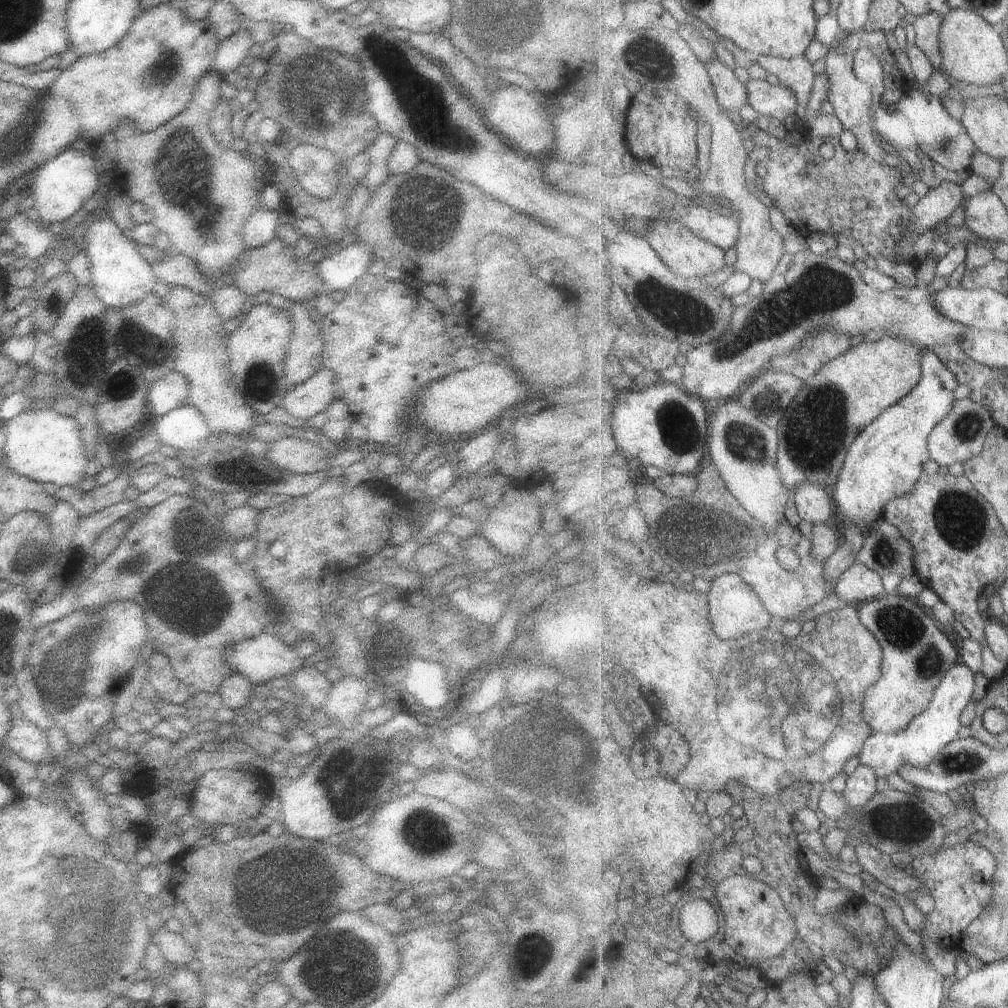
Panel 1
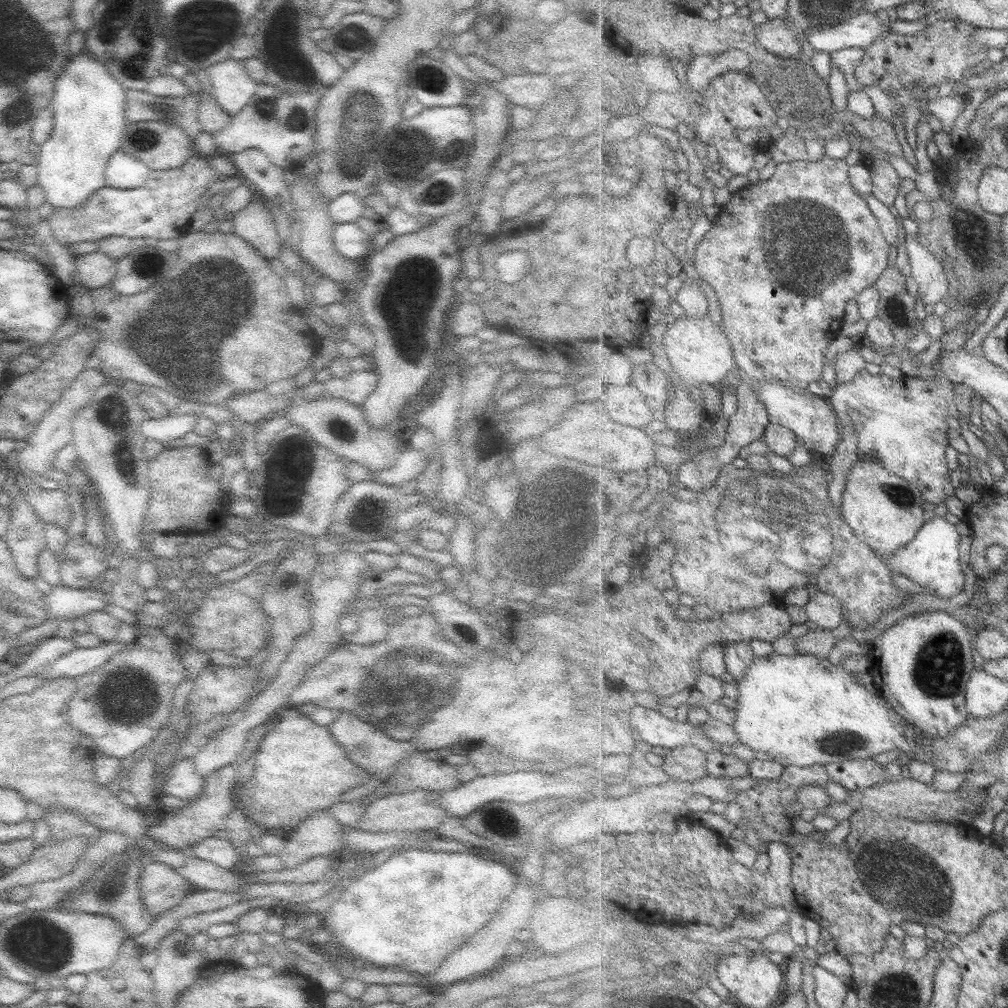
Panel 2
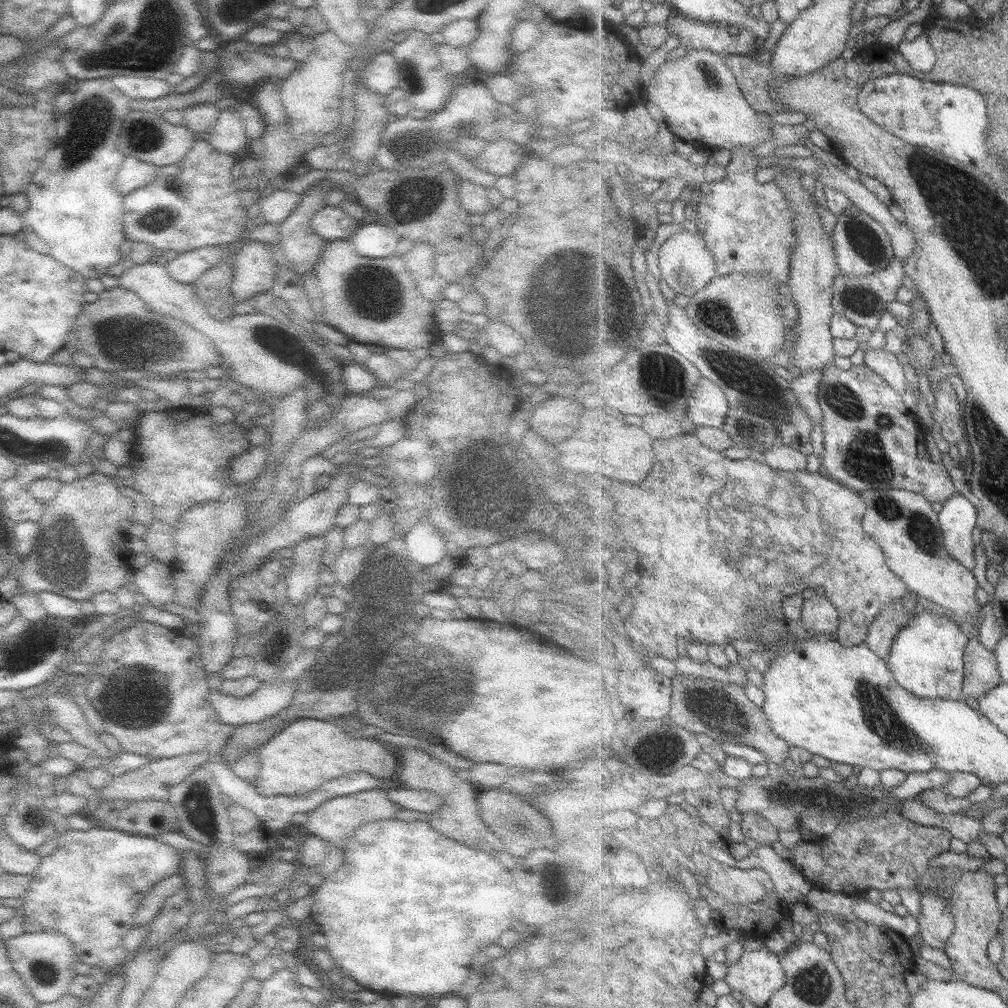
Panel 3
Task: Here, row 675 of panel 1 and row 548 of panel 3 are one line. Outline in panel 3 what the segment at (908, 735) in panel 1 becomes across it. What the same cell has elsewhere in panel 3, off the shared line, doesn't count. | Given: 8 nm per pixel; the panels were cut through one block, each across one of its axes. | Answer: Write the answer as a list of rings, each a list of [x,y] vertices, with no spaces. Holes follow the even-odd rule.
[[[960,494],[953,495],[938,506],[945,549],[953,559],[969,570],[975,568],[973,532],[978,528],[978,508]]]

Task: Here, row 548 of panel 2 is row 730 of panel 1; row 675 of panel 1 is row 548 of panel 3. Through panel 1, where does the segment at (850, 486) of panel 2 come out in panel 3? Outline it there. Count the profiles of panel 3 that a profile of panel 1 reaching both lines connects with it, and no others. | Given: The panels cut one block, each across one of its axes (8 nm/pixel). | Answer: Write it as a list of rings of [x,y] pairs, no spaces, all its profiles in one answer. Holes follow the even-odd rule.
[[[863,490],[867,503],[864,527],[881,545],[889,568],[903,579],[911,593],[939,604],[947,615],[973,623],[982,612],[976,592],[979,584],[975,574],[945,549],[938,506],[922,494],[910,490]]]

